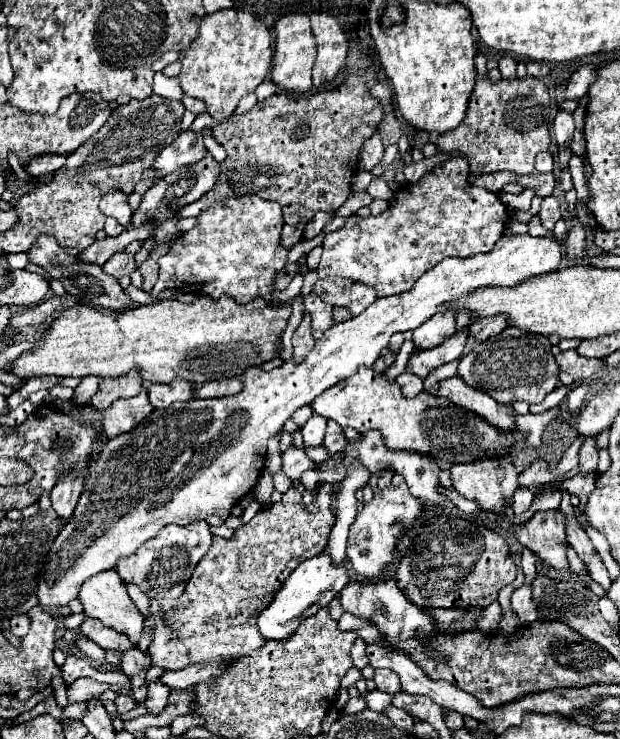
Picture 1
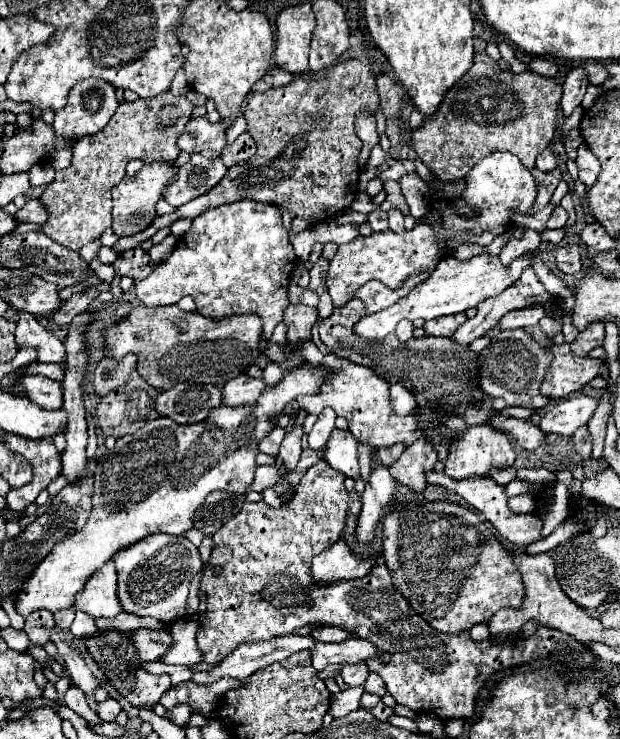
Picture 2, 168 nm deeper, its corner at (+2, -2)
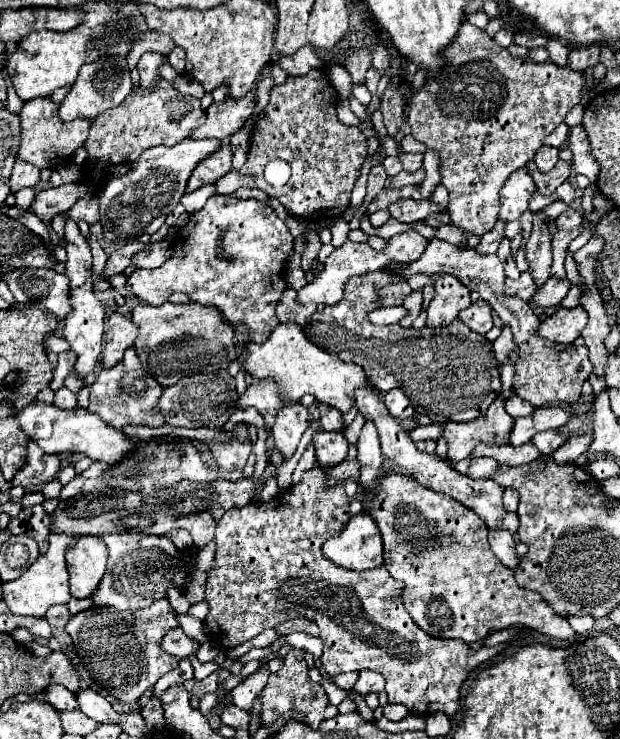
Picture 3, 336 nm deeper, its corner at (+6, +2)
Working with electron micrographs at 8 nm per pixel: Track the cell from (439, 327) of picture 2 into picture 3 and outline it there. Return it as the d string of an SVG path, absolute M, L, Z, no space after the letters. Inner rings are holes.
M441 275L435 281L435 297L427 307L427 327L443 327L457 319L457 313L469 307L469 289L455 275Z

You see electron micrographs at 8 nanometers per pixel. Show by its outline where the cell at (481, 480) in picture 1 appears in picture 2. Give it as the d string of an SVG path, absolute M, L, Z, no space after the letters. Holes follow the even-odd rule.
M475 425L461 433L457 443L451 447L449 457L445 461L445 475L451 479L469 479L473 475L491 475L491 469L505 469L513 467L515 463L515 449L511 439L493 429L491 425Z

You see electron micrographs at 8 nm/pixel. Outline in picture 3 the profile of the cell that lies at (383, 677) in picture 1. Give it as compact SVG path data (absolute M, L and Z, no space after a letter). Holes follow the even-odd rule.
M361 671L361 673L359 673L359 679L357 679L357 683L355 683L353 689L355 689L359 695L367 695L367 693L371 693L371 691L381 693L383 687L385 687L385 679L383 679L381 673L377 673L377 671Z

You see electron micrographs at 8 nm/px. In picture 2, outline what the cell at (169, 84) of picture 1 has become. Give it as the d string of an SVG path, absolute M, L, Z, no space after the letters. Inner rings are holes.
M183 69L177 71L177 75L175 75L175 79L173 79L169 91L171 91L175 97L185 97L185 95L187 95L189 87L187 87L187 81L185 81L185 73L183 73Z

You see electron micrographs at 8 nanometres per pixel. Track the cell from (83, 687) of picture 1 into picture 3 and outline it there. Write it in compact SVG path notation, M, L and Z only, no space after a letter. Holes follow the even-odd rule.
M49 685L45 689L45 701L53 709L57 709L59 713L63 713L63 711L75 711L79 707L75 693L71 693L69 689L65 689L63 685Z

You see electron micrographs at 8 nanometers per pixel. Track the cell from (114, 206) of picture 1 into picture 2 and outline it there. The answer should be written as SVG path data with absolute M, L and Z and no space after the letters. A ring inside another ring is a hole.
M147 163L133 177L125 175L119 185L113 187L113 231L117 237L127 237L143 231L155 217L155 203L161 199L161 191L169 179L177 175L171 163Z

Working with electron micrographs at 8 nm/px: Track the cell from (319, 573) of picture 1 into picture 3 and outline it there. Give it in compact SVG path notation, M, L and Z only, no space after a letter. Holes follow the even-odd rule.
M369 513L351 517L341 535L325 541L323 553L343 569L365 571L383 565L383 541Z

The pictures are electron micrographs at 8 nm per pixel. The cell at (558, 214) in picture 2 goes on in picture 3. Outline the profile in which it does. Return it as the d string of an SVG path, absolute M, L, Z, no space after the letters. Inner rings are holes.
M571 207L563 215L559 215L555 219L555 227L557 229L577 229L581 225L583 225L583 215L577 213L577 211L573 211Z

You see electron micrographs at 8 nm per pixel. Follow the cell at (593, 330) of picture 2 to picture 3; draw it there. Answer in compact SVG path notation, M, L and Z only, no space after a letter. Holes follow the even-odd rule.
M557 307L551 317L545 317L539 323L537 335L553 343L573 343L587 323L587 313L583 307Z

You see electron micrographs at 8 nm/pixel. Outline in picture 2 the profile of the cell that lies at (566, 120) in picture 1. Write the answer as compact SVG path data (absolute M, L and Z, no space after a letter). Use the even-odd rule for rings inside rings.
M577 67L577 69L573 69L573 71L567 75L567 79L565 79L565 83L563 83L561 113L563 113L565 117L569 117L569 115L575 111L575 107L579 107L579 103L581 103L581 99L583 99L583 95L585 95L585 89L587 89L587 77L585 77L583 69Z

